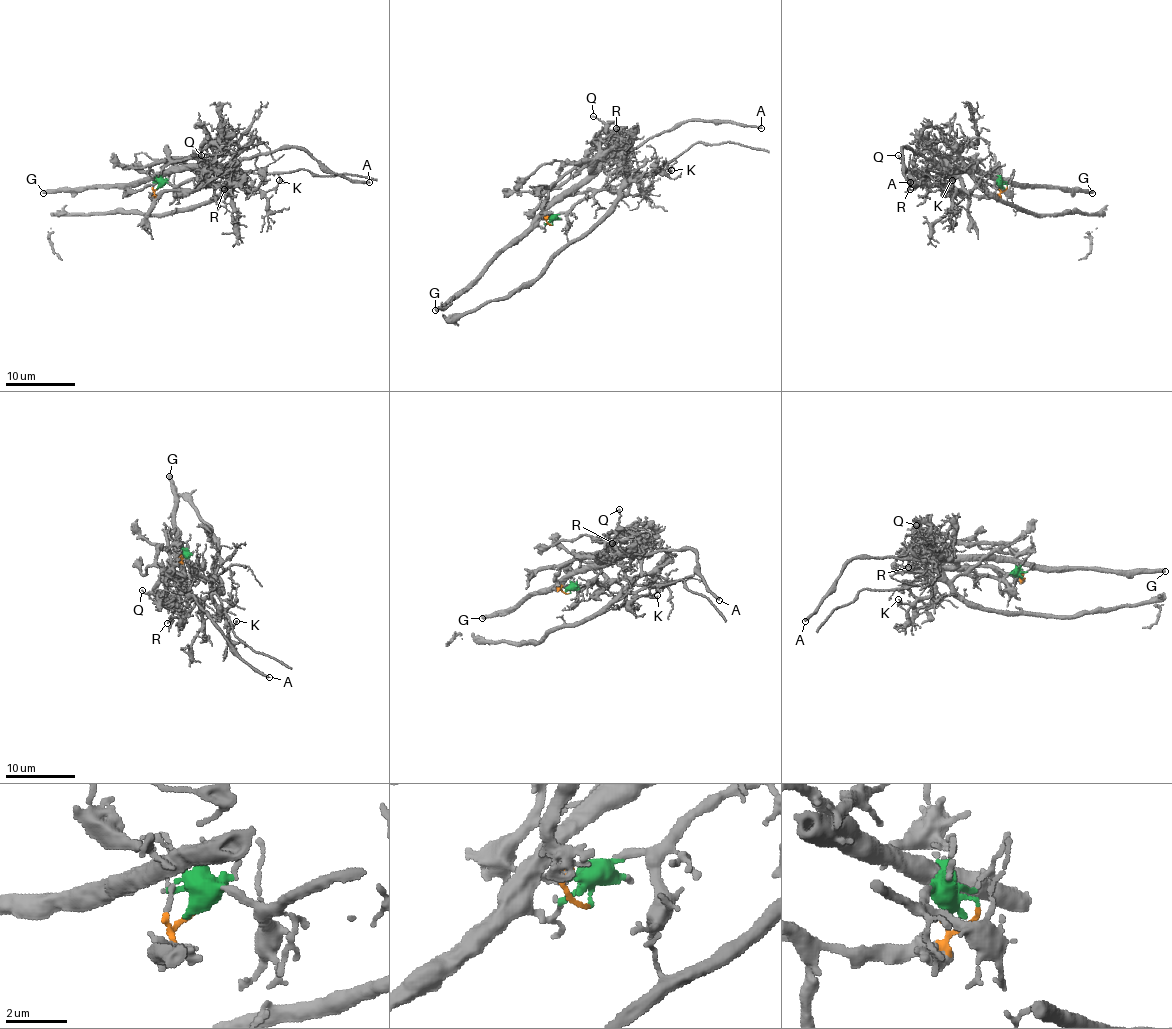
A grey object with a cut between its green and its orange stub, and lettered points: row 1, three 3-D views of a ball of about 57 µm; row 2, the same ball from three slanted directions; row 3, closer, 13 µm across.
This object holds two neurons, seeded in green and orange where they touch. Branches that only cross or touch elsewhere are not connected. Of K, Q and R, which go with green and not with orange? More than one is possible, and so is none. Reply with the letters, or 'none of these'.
K

